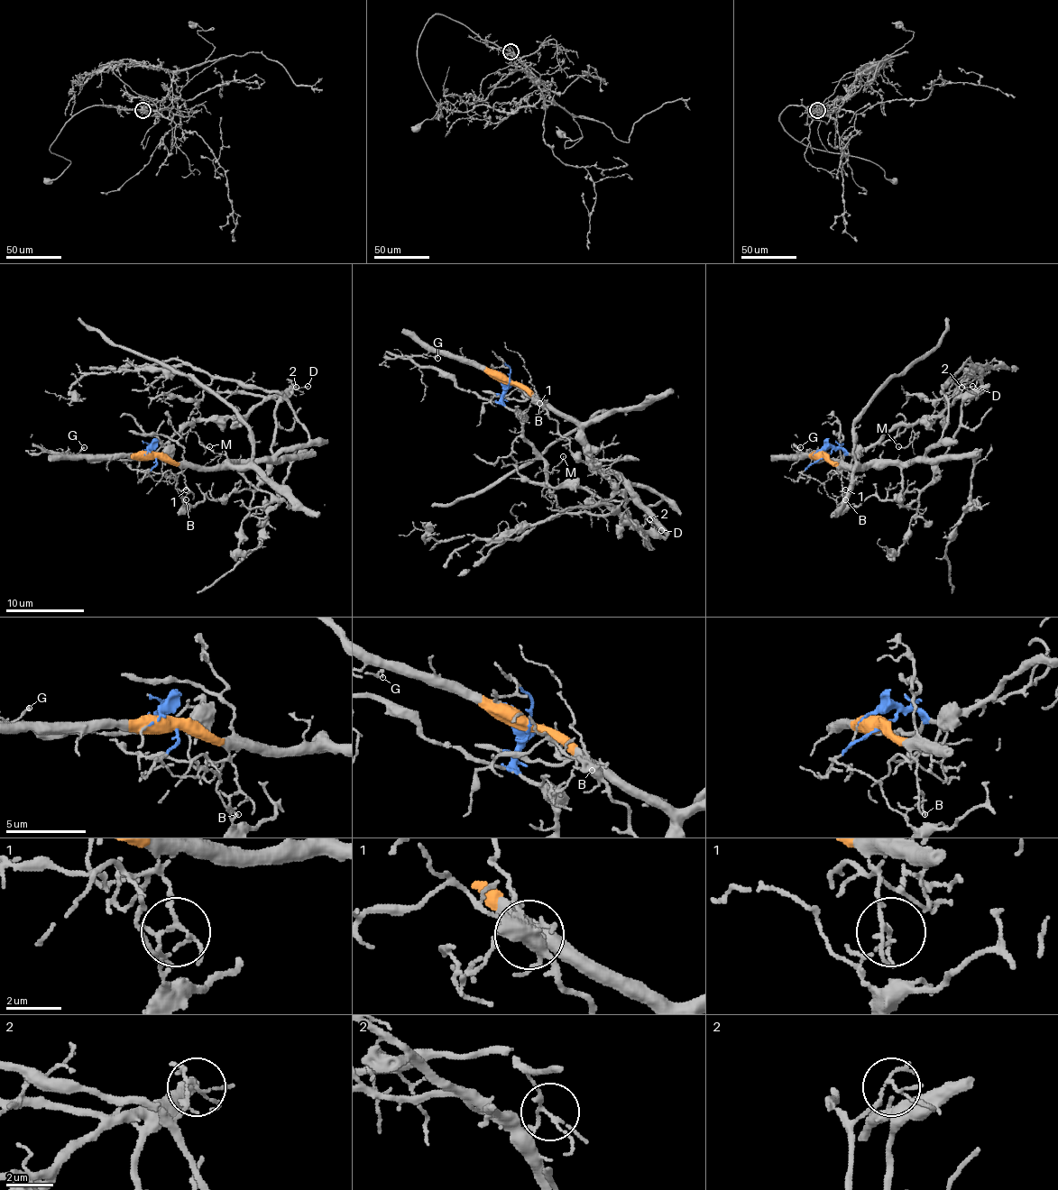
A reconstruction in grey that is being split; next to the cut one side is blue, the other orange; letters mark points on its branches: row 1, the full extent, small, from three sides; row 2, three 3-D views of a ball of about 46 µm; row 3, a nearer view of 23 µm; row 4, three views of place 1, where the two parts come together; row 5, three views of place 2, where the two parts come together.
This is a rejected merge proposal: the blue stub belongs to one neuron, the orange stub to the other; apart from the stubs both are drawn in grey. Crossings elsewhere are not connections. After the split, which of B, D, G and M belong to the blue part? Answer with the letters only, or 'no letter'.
B, M

